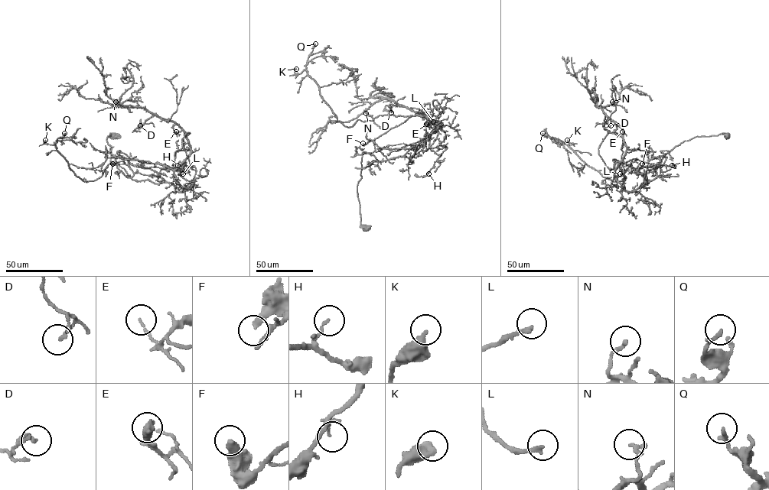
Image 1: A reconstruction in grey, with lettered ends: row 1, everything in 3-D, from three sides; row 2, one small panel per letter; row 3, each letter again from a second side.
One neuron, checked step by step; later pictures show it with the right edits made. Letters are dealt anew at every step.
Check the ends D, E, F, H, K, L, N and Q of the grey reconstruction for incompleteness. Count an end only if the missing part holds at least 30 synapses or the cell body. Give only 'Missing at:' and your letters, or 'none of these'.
Missing at: none of these

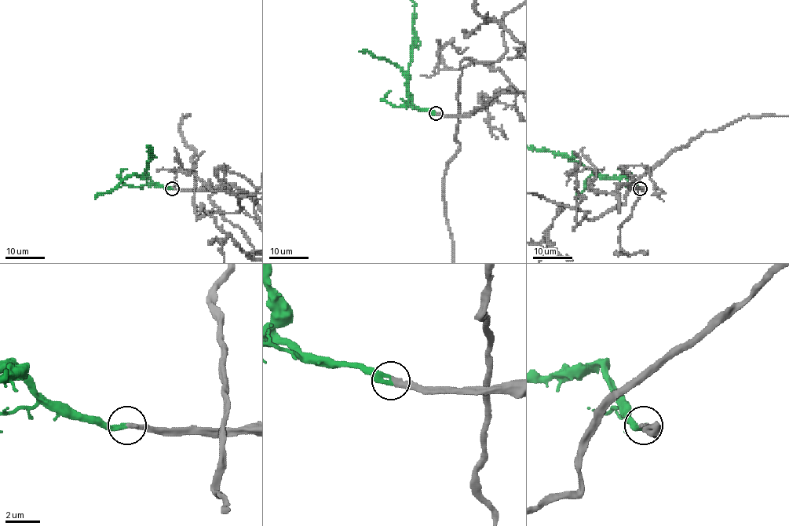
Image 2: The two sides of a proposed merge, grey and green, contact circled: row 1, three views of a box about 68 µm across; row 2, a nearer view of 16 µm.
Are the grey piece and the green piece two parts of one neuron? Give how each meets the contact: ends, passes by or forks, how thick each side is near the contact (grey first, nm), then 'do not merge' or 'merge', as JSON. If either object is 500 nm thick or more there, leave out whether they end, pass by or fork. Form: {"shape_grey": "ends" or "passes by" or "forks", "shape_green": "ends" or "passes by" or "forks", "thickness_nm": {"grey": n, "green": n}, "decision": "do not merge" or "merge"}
{"shape_grey": "ends", "shape_green": "ends", "thickness_nm": {"grey": 320, "green": 360}, "decision": "merge"}

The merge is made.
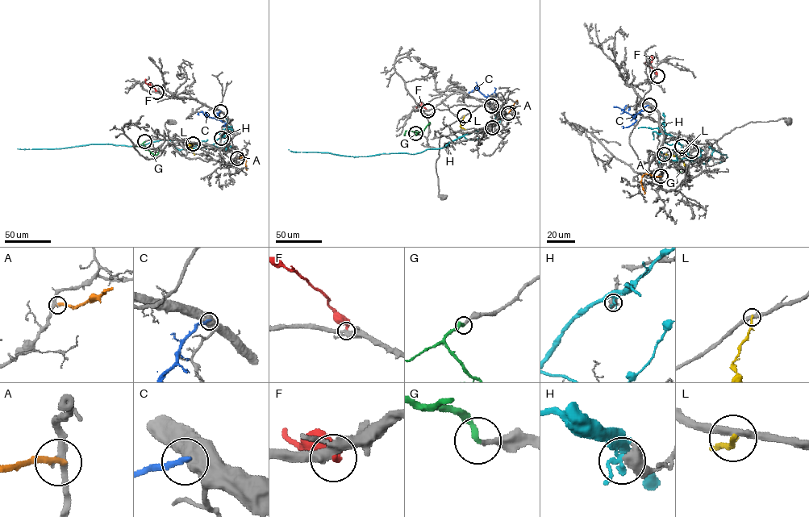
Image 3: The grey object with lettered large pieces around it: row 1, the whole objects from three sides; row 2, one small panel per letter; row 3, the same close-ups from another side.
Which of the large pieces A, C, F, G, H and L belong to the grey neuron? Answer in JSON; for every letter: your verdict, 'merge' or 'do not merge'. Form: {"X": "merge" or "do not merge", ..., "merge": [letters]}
{"A": "do not merge", "C": "do not merge", "F": "do not merge", "G": "merge", "H": "do not merge", "L": "do not merge", "merge": ["G"]}

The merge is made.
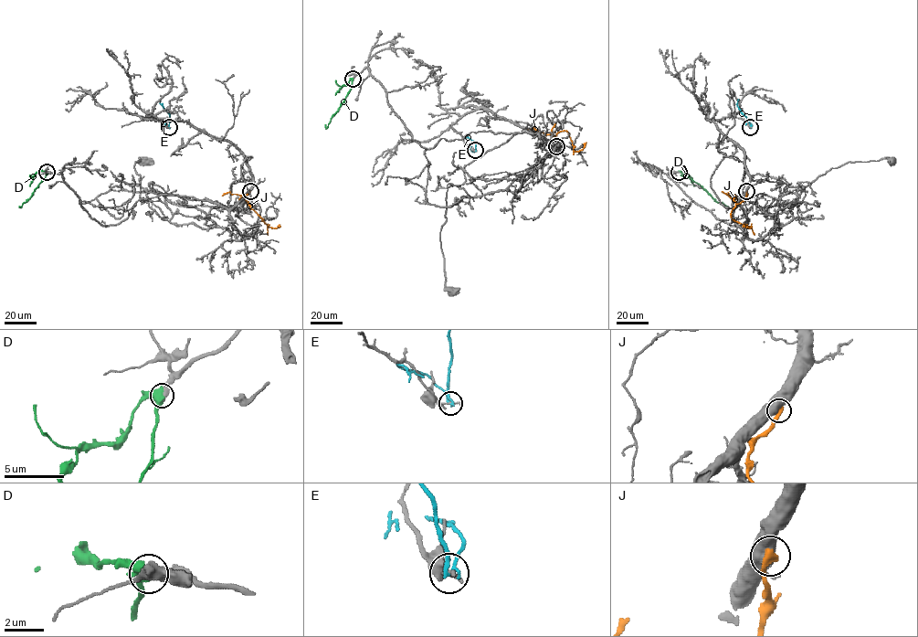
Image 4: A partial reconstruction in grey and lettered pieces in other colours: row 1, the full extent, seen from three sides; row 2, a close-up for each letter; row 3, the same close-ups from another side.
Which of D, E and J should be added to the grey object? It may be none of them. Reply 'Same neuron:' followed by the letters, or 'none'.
Same neuron: D

